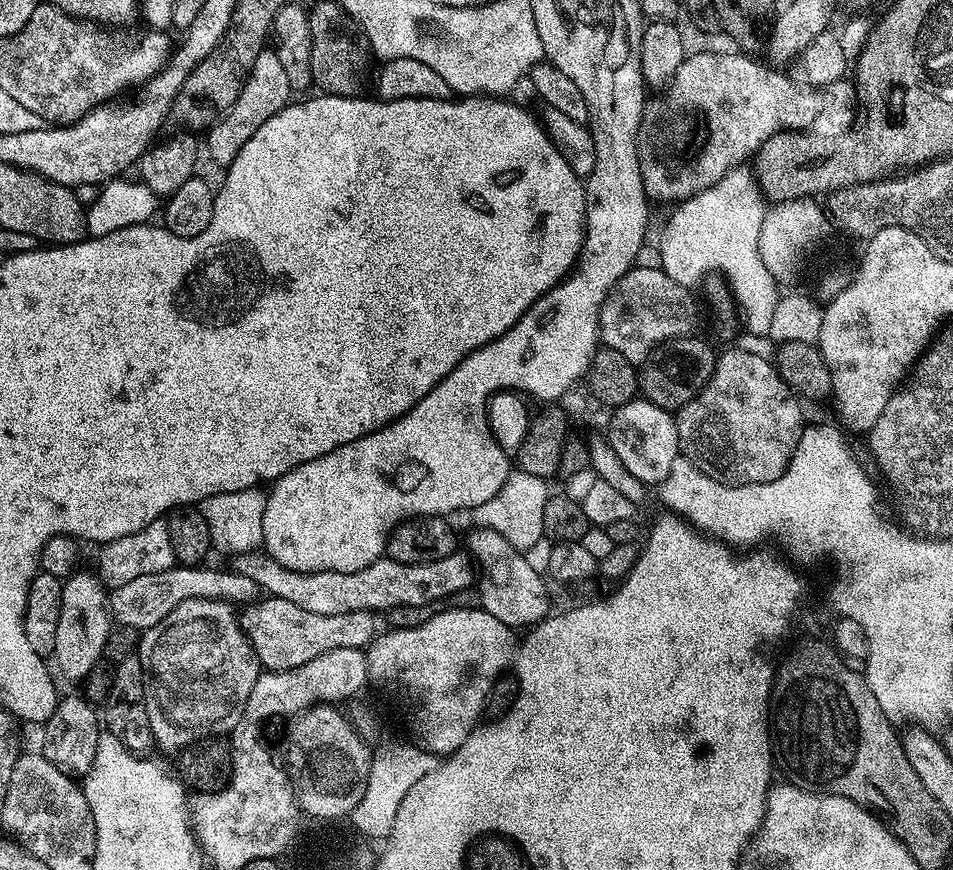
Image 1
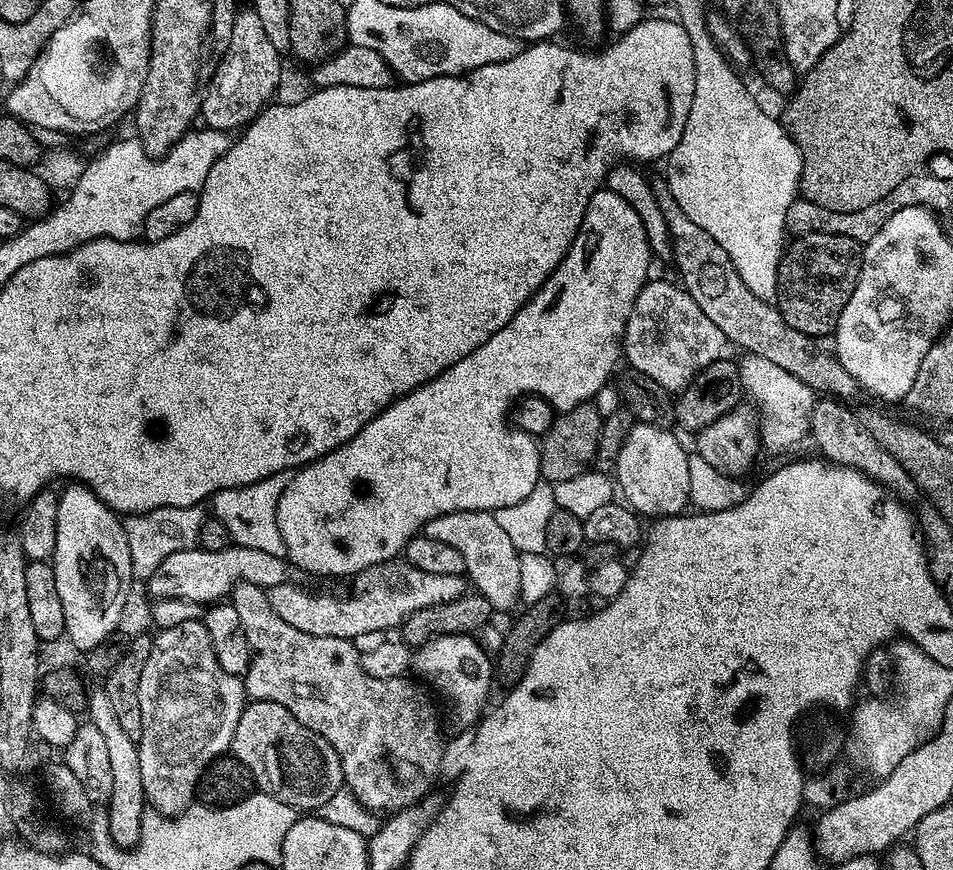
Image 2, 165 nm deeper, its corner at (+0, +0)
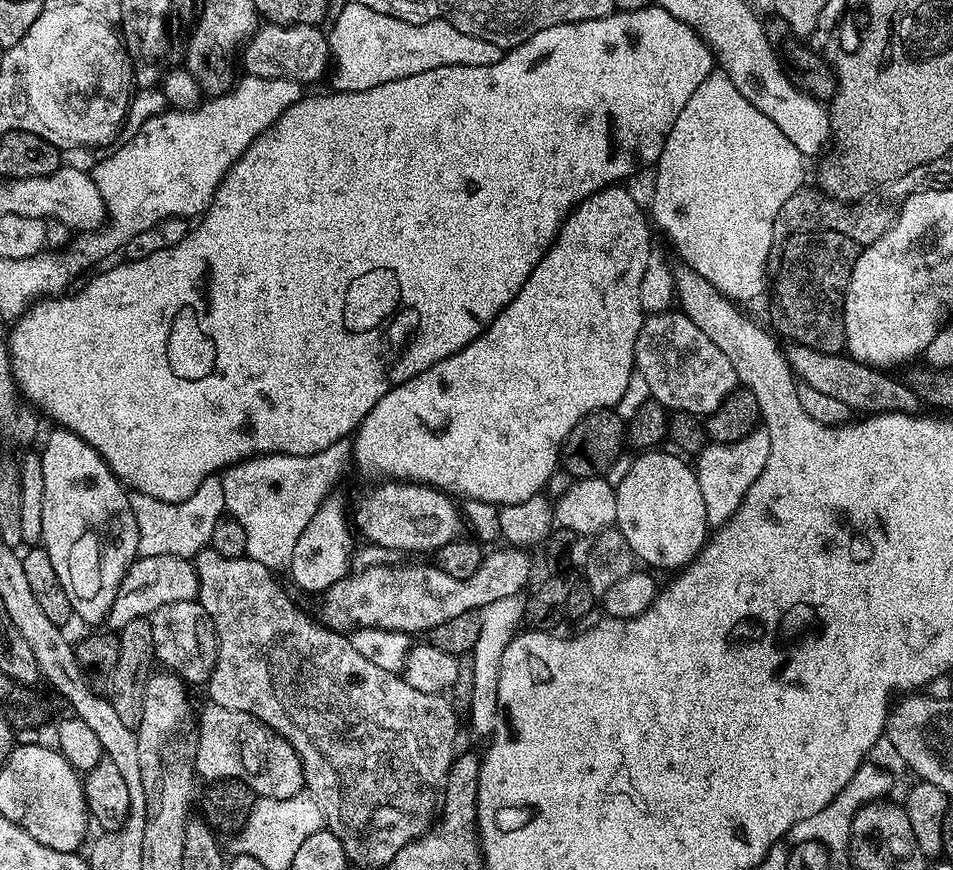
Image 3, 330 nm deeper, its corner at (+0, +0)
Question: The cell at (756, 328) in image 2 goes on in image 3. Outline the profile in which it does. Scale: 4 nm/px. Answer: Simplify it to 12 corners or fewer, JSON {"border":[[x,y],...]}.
{"border":[[789,345],[801,382],[856,414],[916,414],[903,379],[844,354]]}

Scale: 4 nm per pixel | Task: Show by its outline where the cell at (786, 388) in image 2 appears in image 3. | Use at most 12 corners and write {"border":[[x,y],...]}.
{"border":[[770,436],[705,445],[695,461],[707,522],[721,526],[765,468]]}

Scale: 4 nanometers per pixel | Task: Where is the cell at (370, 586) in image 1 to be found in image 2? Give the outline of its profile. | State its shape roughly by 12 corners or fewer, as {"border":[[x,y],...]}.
{"border":[[229,546],[170,554],[156,600],[211,605],[243,582],[289,579],[284,556]]}

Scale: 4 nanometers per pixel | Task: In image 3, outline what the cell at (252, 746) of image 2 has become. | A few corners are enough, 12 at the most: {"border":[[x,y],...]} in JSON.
{"border":[[205,703],[196,770],[257,797],[305,791],[304,763],[269,724]]}

